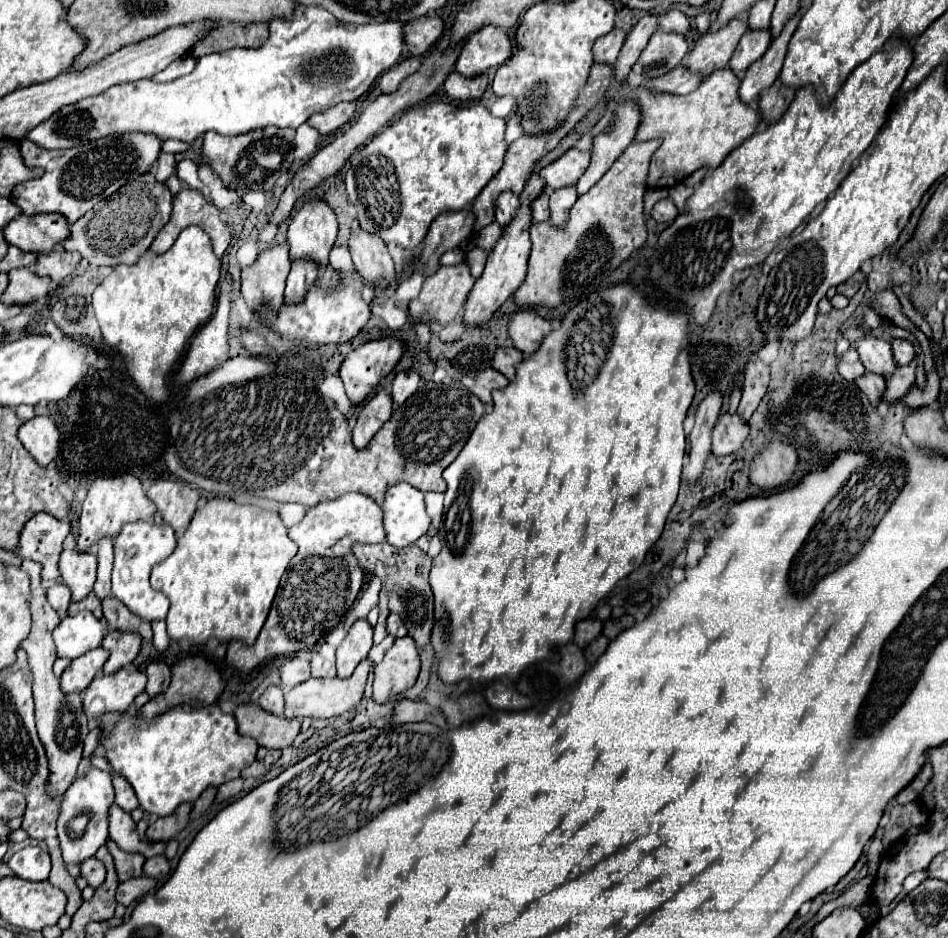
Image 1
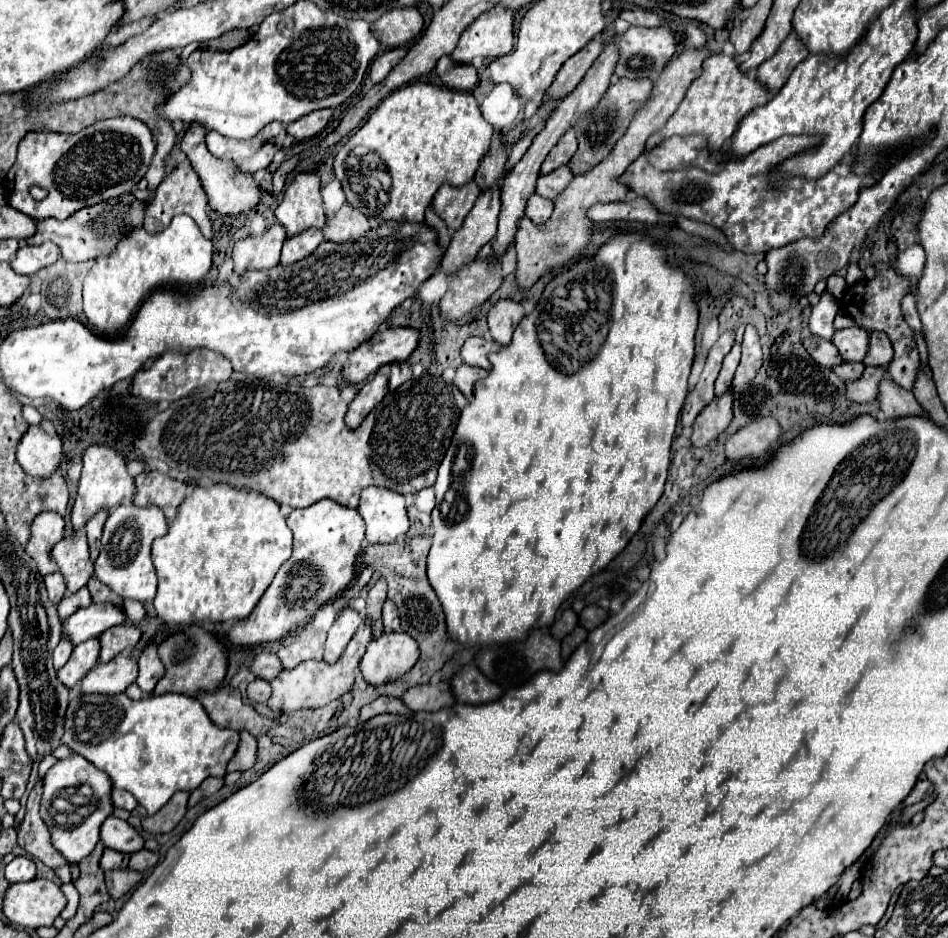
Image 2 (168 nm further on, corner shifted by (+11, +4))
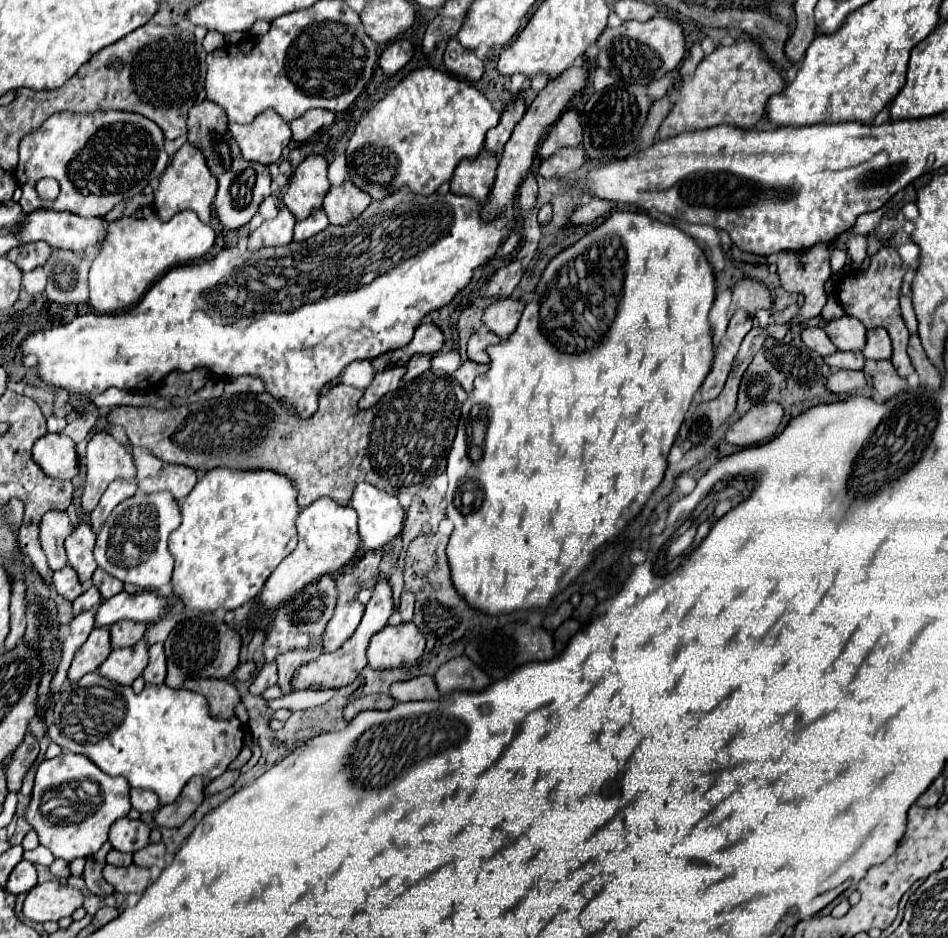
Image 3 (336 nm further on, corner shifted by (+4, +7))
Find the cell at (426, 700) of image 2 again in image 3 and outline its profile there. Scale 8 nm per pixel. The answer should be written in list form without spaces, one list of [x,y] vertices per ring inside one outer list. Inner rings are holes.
[[[421,675],[421,677],[413,677],[409,681],[393,683],[391,697],[395,701],[425,701],[425,699],[439,699],[441,693],[431,675]]]

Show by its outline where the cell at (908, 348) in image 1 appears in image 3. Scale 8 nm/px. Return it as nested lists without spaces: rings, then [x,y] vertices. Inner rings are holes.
[[[883,327],[867,331],[867,345],[863,347],[863,355],[865,355],[865,359],[875,359],[875,361],[891,359],[893,347],[891,347],[891,339]]]

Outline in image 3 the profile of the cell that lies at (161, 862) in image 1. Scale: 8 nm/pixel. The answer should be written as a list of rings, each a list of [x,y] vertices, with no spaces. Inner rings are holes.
[[[149,843],[147,847],[143,847],[141,851],[133,853],[133,863],[139,865],[139,867],[151,867],[151,865],[157,865],[157,867],[165,867],[165,845],[163,843]]]

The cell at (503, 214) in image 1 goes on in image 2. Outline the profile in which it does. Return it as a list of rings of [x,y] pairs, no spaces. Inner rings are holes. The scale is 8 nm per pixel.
[[[500,142],[494,154],[492,152],[484,154],[484,158],[480,160],[480,168],[476,170],[476,176],[474,176],[480,190],[486,190],[488,186],[492,186],[496,180],[502,178],[506,158],[508,158],[508,146],[504,142]]]

